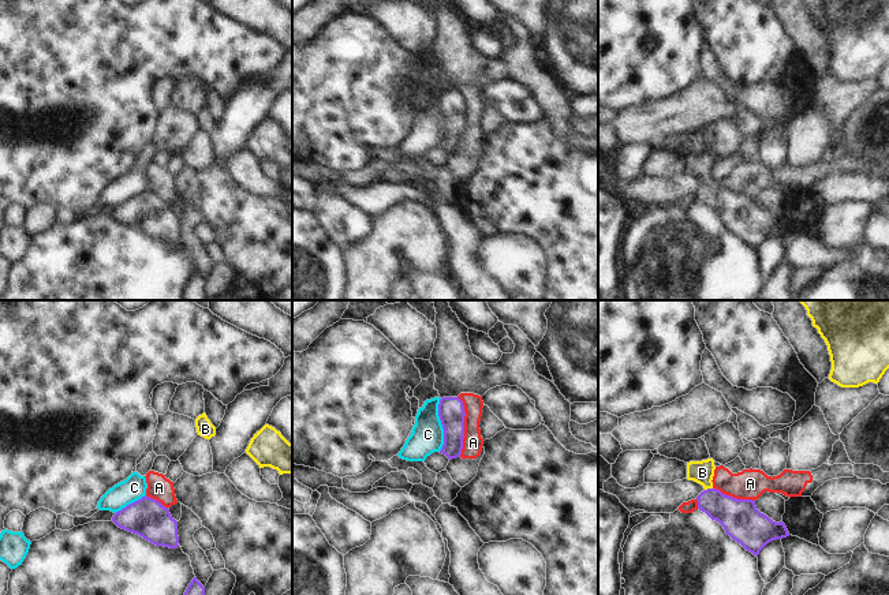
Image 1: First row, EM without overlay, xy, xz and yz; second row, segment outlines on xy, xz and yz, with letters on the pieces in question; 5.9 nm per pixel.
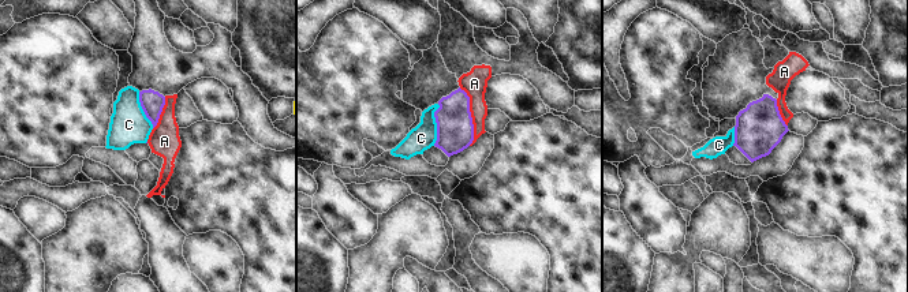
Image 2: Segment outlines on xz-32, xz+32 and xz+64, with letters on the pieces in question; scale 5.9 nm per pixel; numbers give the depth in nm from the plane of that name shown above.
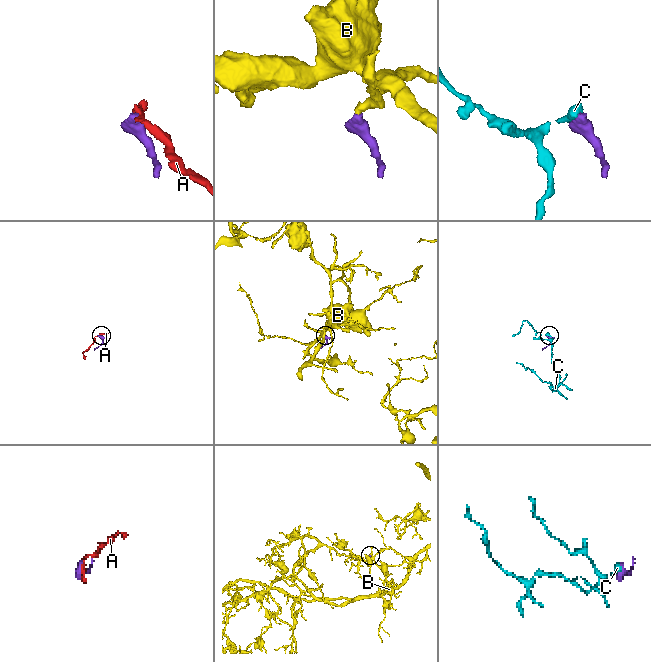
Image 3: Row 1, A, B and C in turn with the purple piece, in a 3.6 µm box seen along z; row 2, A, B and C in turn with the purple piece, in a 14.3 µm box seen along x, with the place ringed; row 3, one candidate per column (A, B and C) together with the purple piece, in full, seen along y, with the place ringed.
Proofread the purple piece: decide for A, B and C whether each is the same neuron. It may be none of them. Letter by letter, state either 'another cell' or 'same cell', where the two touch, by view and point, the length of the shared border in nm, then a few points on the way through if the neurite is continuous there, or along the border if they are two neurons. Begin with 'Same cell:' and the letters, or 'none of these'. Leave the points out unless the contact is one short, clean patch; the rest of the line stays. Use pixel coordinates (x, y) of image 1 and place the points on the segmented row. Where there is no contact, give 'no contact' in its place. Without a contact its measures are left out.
Same cell: B
A: another cell; meets purple in xz at (463, 426); contact 360 nm long; border along xz (458, 396), (464, 412), (464, 437), (460, 456)
B: same cell; meets purple in yz at (709, 489); contact 60 nm long; runs through yz (739, 517), (709, 489), (702, 472)
C: another cell; meets purple in xz at (441, 423); contact 320 nm long; border along xz (441, 399), (439, 419), (443, 429), (443, 446), (439, 451)

